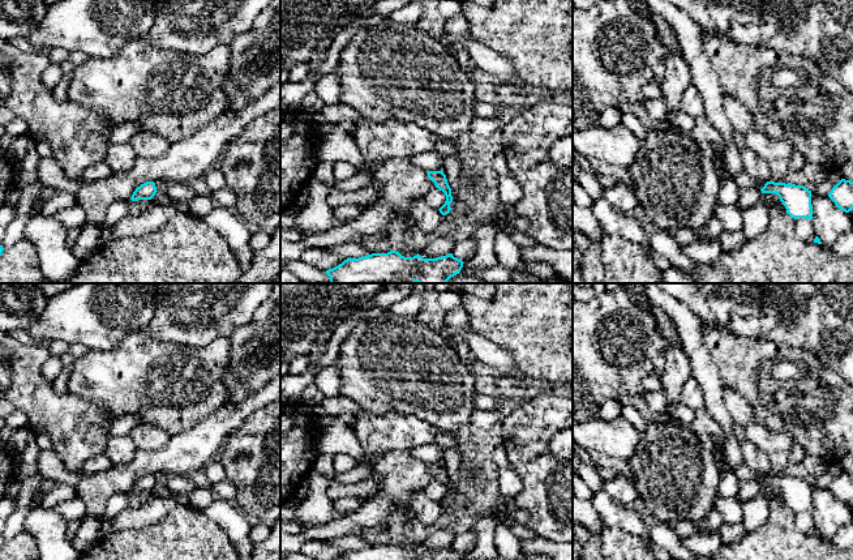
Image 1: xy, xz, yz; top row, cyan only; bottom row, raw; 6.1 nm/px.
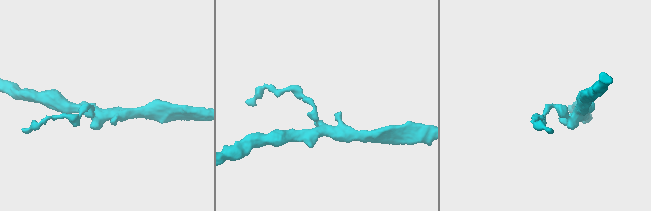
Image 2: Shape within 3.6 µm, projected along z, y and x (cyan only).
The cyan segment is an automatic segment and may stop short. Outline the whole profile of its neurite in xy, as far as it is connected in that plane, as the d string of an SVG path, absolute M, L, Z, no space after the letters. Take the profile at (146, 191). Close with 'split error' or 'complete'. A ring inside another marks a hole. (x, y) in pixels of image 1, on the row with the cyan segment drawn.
M146 181L136 188L133 192L130 200L138 201L138 200L151 200L157 193L157 187L154 181Z; complete

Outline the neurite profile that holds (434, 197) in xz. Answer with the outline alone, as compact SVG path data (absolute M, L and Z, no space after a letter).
M433 188L432 191L429 191L425 196L424 200L426 204L429 204L430 206L440 209L445 201L446 201L446 196L442 191L440 191L438 188Z

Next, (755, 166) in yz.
M745 145L741 146L741 162L742 170L753 179L763 181L771 180L768 162Z

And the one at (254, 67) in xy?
M271 0L252 27L237 34L231 46L230 70L224 81L227 111L239 111L280 82L280 0Z

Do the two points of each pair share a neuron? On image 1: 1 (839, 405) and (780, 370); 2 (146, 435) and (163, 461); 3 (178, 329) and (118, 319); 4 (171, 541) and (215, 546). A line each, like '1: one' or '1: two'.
1: one
2: two
3: two
4: one

